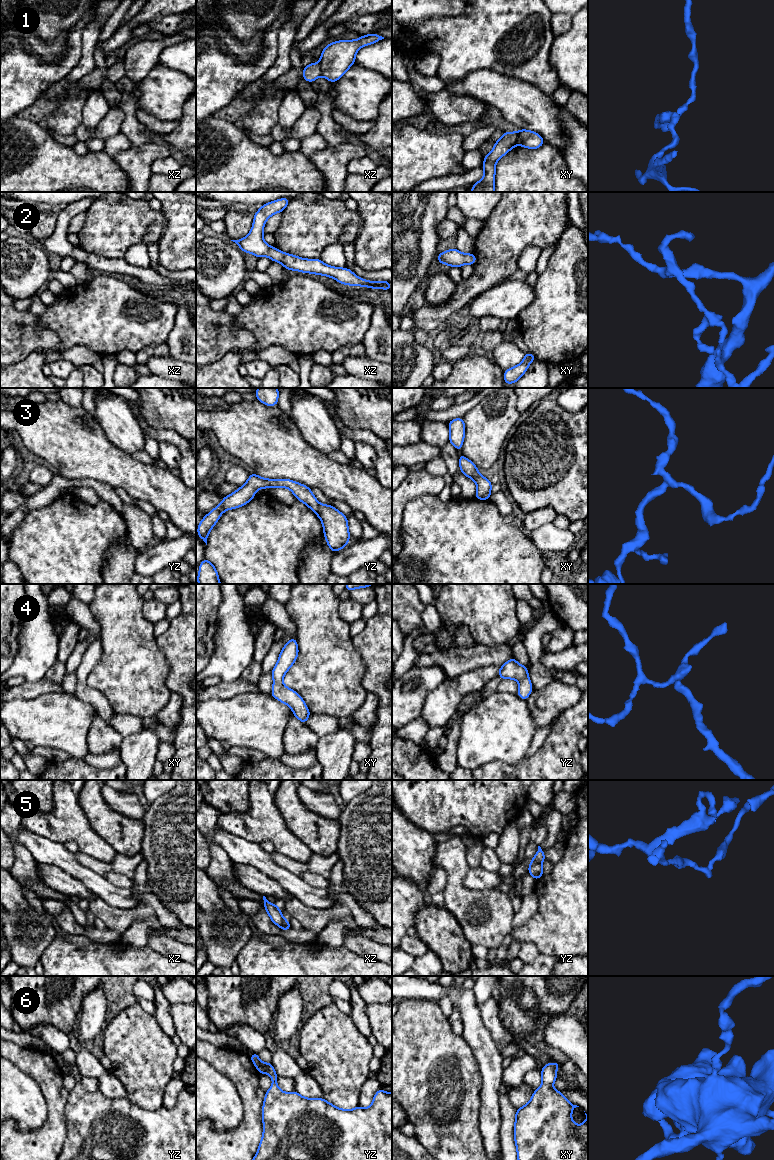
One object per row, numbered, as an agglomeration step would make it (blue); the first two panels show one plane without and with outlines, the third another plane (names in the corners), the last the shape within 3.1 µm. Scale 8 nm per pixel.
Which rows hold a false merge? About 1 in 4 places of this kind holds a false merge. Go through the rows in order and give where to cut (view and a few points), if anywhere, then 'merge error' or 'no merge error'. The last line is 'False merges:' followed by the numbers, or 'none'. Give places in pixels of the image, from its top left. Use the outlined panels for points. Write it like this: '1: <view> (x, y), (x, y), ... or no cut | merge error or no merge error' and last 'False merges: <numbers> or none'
1: xz (318, 63), (322, 75) | merge error
2: no cut | no merge error
3: no cut | no merge error
4: no cut | no merge error
5: xz (286, 920), (281, 928) | merge error
6: no cut | no merge error
False merges: 1, 5

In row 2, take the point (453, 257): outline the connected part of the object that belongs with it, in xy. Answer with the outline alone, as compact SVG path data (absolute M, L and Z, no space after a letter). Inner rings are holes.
M456 248L438 253L437 259L439 264L444 263L450 267L462 267L464 264L474 265L476 263L474 253L464 254Z

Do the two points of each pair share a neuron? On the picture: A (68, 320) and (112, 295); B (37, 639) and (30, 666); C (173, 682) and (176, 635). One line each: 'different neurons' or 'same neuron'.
A: same neuron
B: same neuron
C: same neuron

